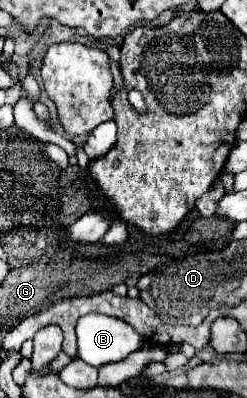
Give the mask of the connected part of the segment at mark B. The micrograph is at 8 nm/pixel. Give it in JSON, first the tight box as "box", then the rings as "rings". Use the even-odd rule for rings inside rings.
{"box":[77,314,143,366],"rings":[[[85,314],[77,322],[77,346],[77,356],[83,362],[101,366],[127,358],[143,346],[143,338],[119,318]]]}

